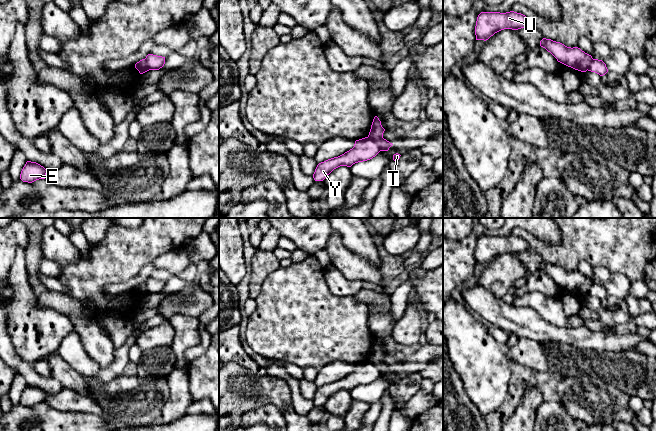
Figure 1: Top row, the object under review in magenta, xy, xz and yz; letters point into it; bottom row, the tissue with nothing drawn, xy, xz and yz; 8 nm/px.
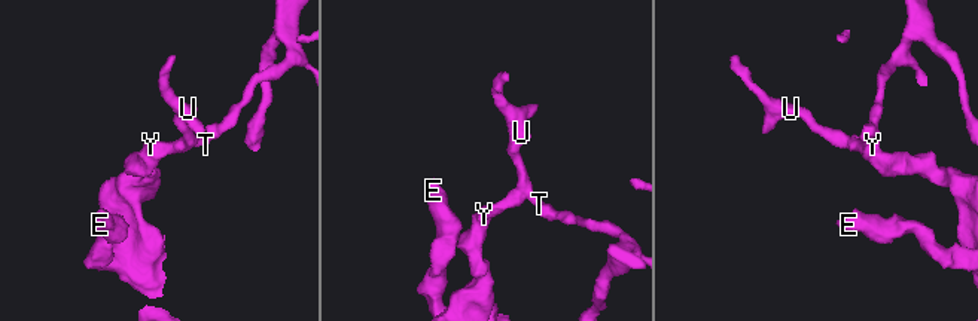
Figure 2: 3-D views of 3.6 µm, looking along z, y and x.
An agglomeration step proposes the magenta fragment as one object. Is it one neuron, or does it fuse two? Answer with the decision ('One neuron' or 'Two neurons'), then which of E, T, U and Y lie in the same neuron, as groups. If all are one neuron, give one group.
Two neurons. Groups: E Y / T U

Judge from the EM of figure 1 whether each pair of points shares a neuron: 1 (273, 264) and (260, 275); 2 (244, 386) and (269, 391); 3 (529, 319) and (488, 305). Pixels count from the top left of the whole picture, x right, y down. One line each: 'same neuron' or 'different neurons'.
1: same neuron
2: same neuron
3: same neuron

